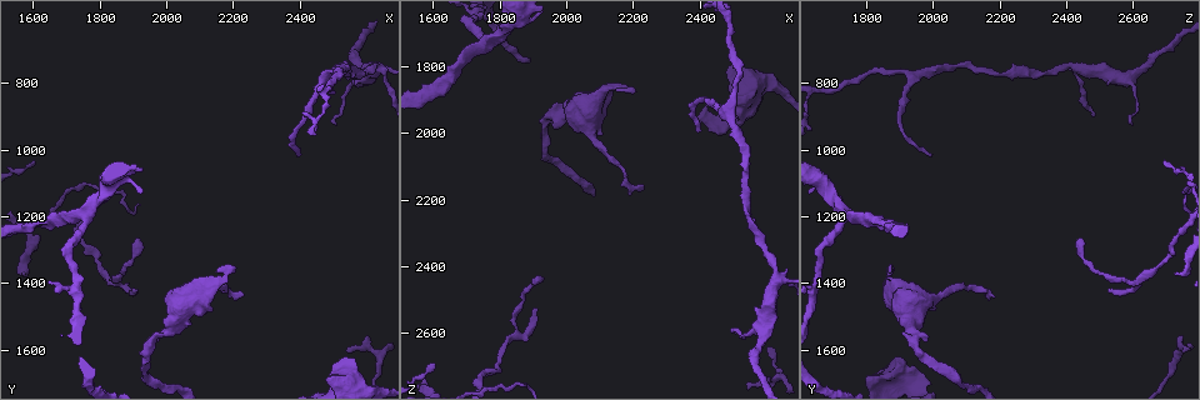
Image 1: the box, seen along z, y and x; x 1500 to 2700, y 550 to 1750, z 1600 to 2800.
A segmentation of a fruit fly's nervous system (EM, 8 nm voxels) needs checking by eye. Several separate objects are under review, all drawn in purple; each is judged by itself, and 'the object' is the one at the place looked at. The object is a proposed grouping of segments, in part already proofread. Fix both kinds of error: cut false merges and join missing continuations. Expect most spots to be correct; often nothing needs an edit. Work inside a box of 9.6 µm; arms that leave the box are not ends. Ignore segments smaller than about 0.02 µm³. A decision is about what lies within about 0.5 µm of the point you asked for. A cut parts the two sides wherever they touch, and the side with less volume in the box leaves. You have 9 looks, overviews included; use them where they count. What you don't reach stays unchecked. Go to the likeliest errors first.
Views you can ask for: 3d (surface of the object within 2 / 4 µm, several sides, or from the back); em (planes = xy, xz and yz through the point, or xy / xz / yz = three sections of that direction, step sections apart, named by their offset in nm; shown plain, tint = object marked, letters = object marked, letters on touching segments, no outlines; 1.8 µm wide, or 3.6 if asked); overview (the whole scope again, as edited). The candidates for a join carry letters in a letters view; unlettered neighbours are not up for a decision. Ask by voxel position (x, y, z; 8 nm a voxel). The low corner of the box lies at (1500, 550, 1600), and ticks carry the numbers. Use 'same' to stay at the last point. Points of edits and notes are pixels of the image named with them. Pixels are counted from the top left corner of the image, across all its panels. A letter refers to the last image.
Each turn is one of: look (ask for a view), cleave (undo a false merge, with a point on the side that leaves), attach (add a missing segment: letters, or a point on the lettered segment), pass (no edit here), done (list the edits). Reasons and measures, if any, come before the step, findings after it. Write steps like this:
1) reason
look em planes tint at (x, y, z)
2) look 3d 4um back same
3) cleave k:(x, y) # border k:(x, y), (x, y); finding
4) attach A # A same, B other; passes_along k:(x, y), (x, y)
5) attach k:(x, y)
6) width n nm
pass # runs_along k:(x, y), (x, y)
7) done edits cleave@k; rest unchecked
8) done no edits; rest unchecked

abrupt turn
look 3d 4um at (2630, 760, 2450)

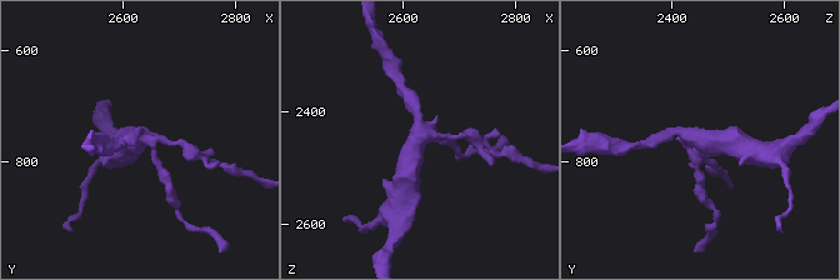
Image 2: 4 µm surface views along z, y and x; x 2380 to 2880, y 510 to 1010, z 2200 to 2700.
look em xz step 8 letters at (2630, 760, 2445)

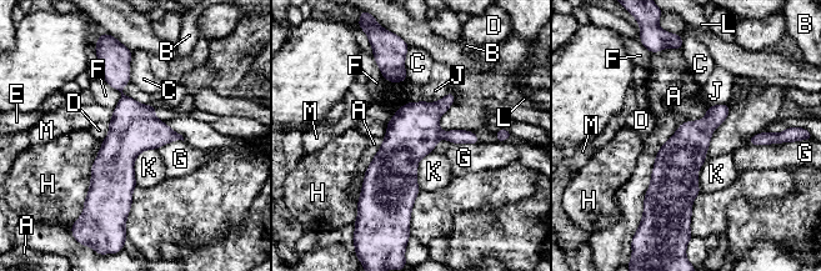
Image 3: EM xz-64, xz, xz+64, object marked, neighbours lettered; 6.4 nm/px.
look em planes letters same

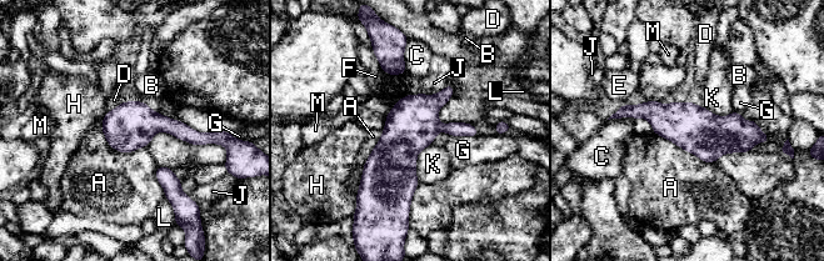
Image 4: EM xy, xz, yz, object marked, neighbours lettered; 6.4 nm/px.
longest_contact A 420 nm
pass # A other, B other, C other, D other, E other, F other, G other, H other, J other, K other, L other, M other; all the same neuron

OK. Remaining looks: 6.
an open end
look 3d 4um at (2210, 1350, 1870)

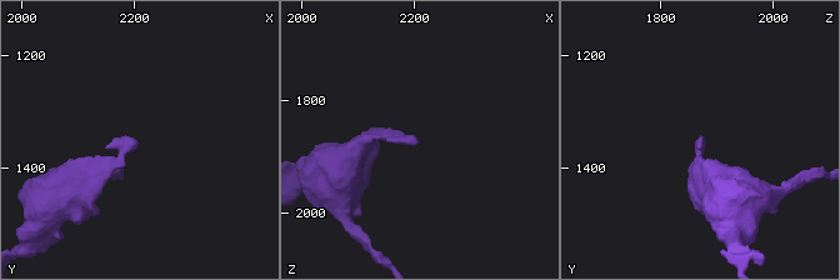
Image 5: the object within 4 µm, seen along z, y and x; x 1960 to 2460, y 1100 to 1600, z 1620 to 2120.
look em xz step 4 tint at (2200, 1360, 1865)

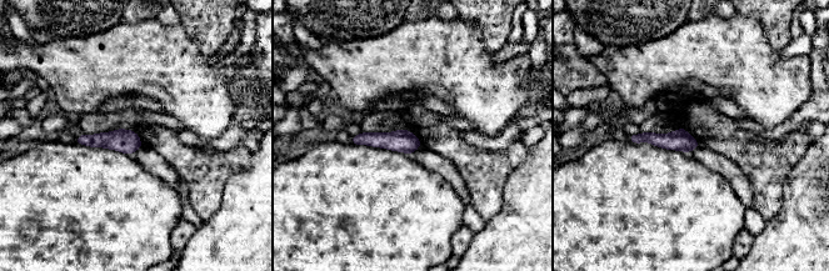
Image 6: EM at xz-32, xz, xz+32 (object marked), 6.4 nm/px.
another direction
look em planes letters same

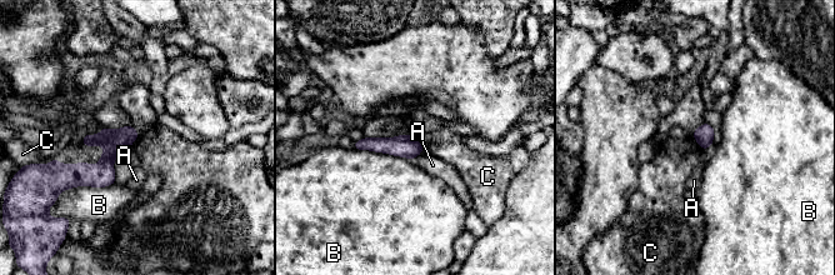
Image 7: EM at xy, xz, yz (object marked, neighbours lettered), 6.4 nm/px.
pass # A other, B other, C other; runs_along 7:(134, 134), (93, 175), (71, 178); no lettered segment goes on from it

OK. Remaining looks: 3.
an open end
look em planes letters at (2230, 1430, 2150)

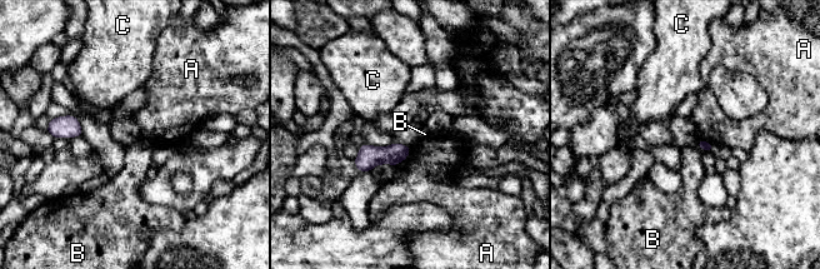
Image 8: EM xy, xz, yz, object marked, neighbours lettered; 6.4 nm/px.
pass # A other, B other, C other; border 8:(695, 144), (705, 150); no lettered segment goes on from it

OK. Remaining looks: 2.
stops while still wide
look em 3.6um xz step 8 letters at (2490, 1700, 1840)

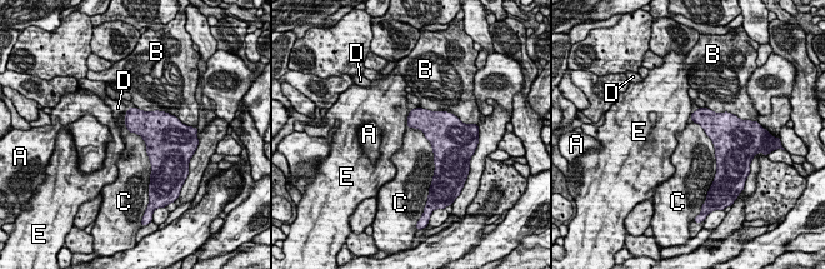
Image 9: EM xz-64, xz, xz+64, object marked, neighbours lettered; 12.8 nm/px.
look em 3.6um planes letters same

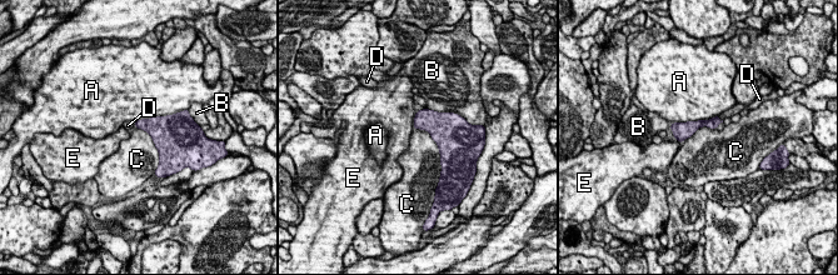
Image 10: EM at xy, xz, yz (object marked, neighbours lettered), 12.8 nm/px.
pass # A other, B other, C other, D other, E other; border 10:(414, 128), (435, 143), (440, 173); none of them fits

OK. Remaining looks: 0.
done no edits; rest unchecked

